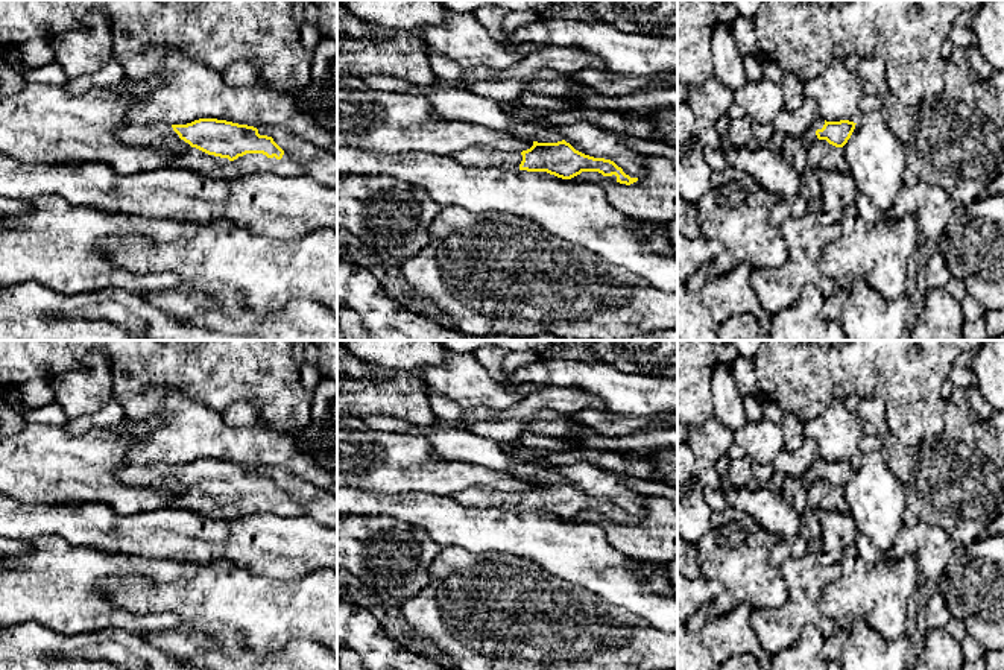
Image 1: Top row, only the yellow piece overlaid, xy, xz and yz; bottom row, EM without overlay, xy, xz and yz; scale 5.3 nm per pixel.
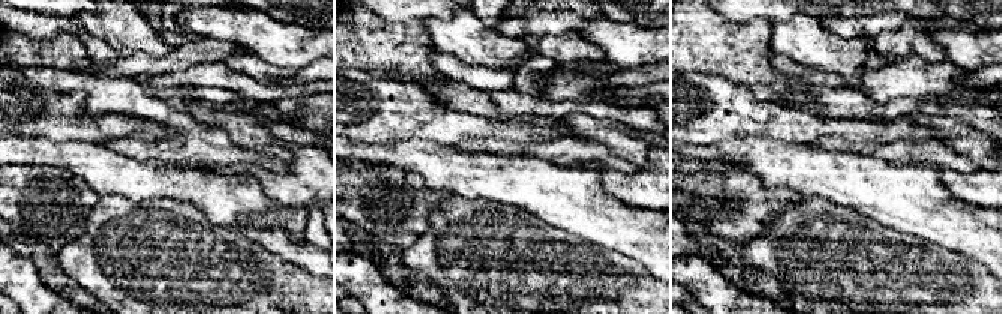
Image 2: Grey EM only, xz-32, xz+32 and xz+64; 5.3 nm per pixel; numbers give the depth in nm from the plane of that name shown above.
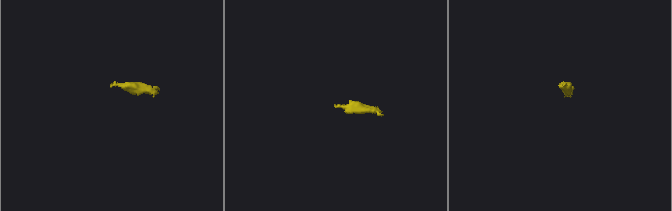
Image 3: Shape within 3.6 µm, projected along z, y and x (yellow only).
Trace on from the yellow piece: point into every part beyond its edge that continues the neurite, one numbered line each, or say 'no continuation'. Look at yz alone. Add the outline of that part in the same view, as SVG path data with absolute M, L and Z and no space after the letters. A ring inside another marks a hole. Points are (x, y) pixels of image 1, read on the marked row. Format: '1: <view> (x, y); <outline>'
1: yz (808, 139); M819 115L814 119L813 125L807 129L807 132L802 135L802 143L807 149L810 149L819 138L816 135L817 129L822 129L825 125L825 120Z
2: yz (834, 160); M831 144L829 153L820 161L822 170L838 170L841 173L849 173L843 147L835 147Z

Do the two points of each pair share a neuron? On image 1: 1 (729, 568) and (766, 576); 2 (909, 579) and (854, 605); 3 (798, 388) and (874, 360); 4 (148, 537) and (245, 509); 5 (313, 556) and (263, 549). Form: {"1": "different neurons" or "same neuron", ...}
{"1": "same neuron", "2": "same neuron", "3": "same neuron", "4": "different neurons", "5": "same neuron"}

